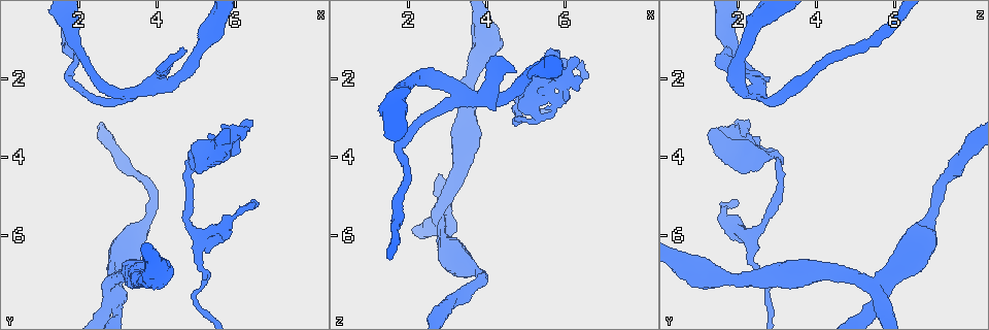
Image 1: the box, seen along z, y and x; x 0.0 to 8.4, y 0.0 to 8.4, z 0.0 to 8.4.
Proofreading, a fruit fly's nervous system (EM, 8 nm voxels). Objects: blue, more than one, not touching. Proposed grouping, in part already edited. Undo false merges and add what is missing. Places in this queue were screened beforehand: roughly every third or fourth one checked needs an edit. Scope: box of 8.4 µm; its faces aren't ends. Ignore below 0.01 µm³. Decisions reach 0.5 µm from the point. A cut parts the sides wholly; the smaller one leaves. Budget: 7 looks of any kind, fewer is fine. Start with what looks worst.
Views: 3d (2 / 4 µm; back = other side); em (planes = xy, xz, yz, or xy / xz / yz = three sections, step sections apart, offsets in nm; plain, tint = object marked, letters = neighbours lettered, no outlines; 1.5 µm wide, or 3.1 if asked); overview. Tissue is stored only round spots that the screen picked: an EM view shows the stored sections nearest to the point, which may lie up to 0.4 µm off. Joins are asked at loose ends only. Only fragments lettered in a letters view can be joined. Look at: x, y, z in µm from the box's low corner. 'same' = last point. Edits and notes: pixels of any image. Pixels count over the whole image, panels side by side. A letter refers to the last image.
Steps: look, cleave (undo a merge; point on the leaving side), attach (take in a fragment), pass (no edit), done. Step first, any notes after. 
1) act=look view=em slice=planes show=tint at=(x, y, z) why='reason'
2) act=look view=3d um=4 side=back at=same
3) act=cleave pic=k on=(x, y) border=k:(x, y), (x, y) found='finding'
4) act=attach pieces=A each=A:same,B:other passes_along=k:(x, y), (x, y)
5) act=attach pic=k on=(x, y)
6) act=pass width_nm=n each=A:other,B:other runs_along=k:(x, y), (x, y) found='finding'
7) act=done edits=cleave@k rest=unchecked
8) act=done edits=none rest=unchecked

act=look view=em slice=planes show=letters at=(4.90, 4.10, 2.95) why='three arms meet'

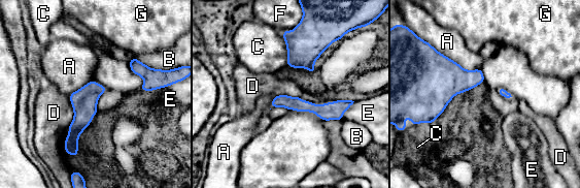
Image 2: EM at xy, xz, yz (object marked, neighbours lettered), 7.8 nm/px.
act=pass width_nm=50 each=A:other,B:other,C:other,D:other,E:other,F:other,G:other runs_along=2:(349, 102), (337, 108), (273, 104) found='all the same cell'

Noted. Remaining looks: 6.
act=look view=3d um=4 at=(5.30, 7.00, 2.75) why='abrupt turn'

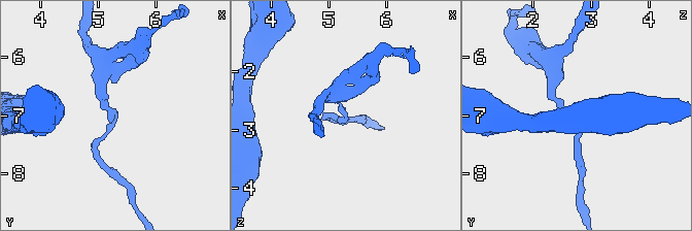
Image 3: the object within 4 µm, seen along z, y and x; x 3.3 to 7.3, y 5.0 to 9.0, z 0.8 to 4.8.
act=look view=em slice=planes show=letters at=(5.30, 7.05, 2.85)

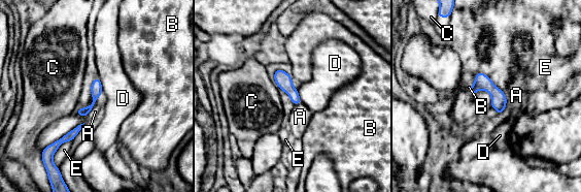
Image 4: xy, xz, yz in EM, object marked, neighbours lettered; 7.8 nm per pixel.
act=pass width_nm=80 each=A:other,B:other,C:other,D:other,E:other border=4:(505, 95), (506, 106) found='one cell here'

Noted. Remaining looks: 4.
act=look view=em slice=planes show=letters at=(4.70, 1.25, 1.90) why='free end'

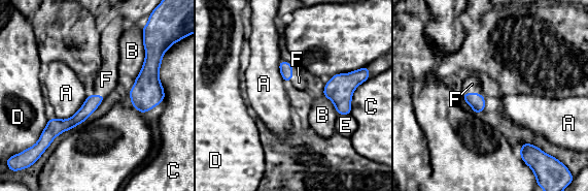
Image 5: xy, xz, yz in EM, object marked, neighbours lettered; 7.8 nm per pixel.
act=attach pic=5 on=(472, 84) longest_contact=A:320nm each=A:other,B:other,C:other,D:other,E:other,F:same found='it goes on there'

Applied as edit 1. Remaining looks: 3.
act=done edits=attach@5 rest=unchecked

